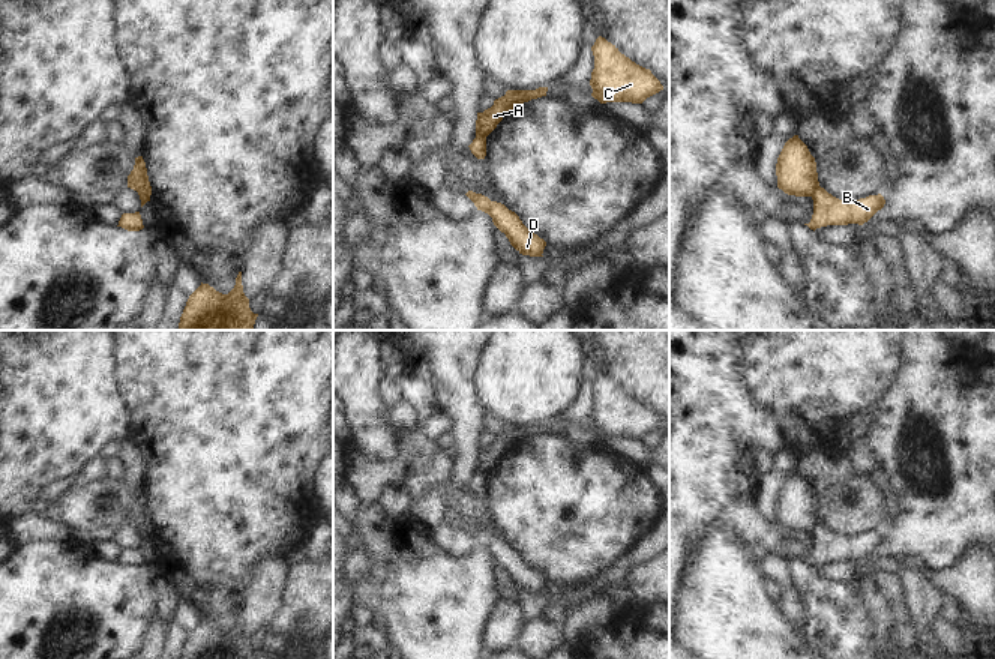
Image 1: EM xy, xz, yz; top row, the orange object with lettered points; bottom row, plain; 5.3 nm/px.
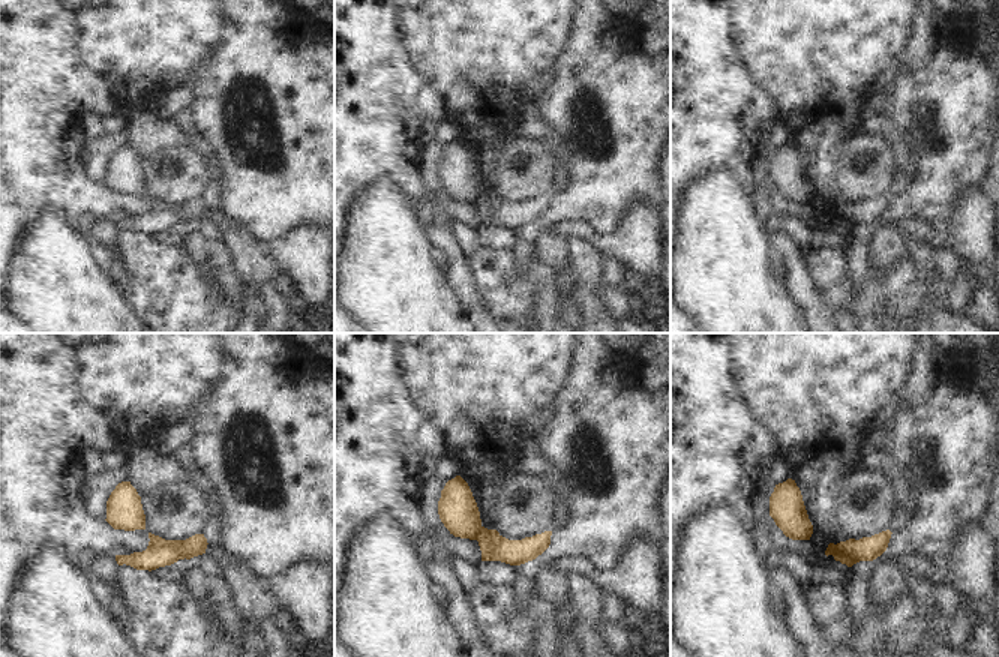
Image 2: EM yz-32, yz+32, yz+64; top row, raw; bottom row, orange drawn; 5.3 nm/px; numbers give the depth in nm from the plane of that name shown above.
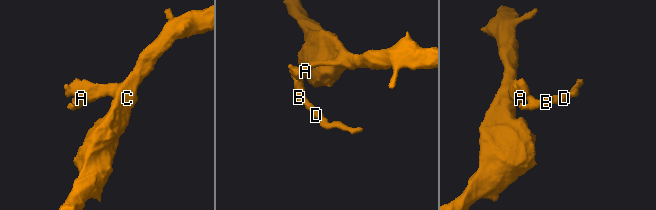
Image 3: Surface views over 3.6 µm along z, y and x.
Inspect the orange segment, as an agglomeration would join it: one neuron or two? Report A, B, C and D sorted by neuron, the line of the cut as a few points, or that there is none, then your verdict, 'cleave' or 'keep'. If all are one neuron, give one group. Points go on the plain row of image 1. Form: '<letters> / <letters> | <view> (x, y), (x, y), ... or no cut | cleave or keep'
A C / B D | yz (818, 521), (811, 532) | cleave

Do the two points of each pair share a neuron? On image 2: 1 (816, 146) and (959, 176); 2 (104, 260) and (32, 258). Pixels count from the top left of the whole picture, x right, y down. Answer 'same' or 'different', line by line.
1: different
2: different

